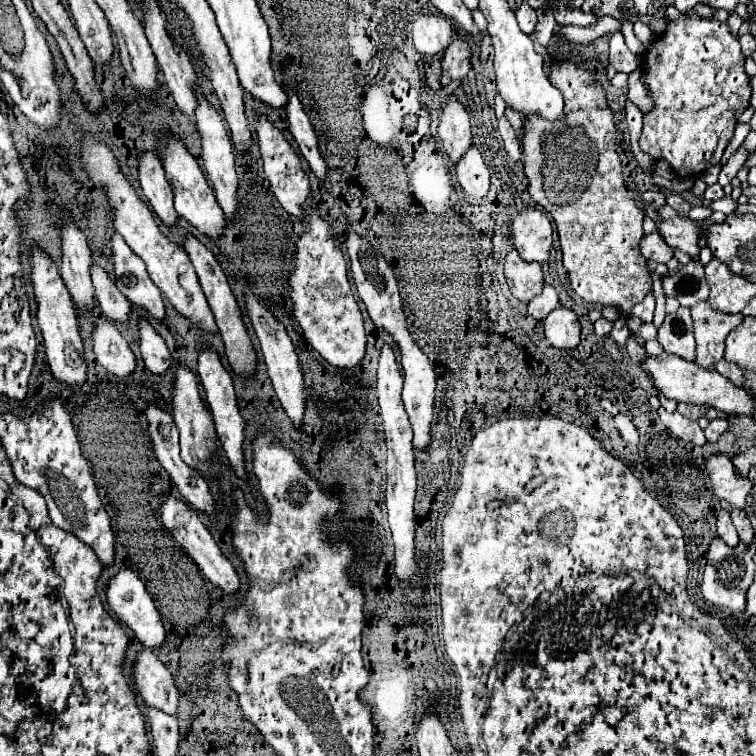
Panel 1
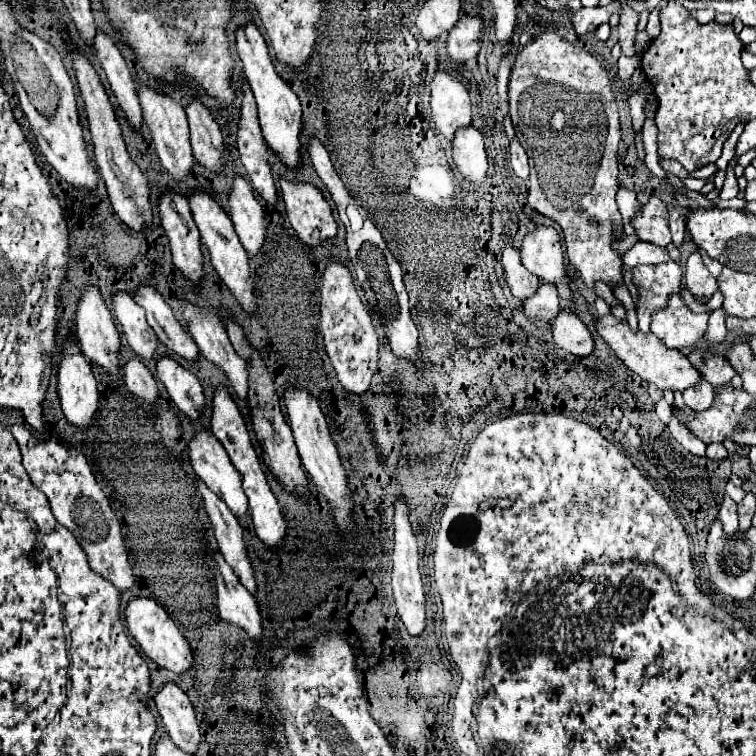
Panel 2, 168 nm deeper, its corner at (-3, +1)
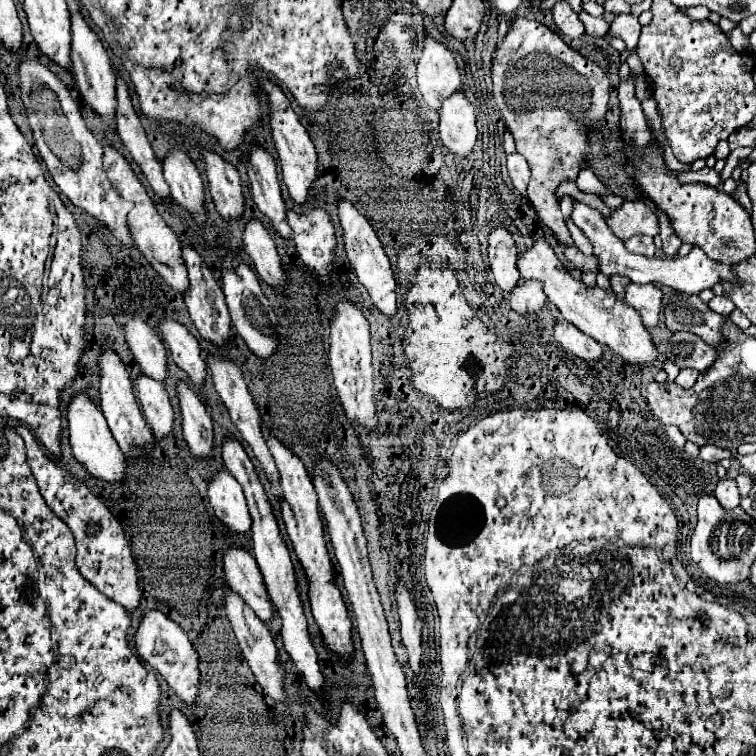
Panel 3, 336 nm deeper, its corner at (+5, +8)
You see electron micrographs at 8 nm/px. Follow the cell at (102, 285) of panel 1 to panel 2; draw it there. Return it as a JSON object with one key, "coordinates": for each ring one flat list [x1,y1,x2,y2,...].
{"coordinates":[[116,293,112,299,112,309,122,325,128,345,142,359,154,359,158,337,146,321,144,309,126,293]]}

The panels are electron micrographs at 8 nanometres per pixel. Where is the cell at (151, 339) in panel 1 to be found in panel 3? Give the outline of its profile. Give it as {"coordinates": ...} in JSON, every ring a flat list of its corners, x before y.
{"coordinates":[[180,380,176,386,180,412,182,412,182,434,194,456,206,458,212,454,212,420,206,412,206,404,188,382]]}

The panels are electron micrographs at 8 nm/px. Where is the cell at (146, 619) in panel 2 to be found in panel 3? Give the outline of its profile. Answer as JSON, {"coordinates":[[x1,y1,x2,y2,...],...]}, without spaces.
{"coordinates":[[150,610,144,614,144,618,140,620,140,626,134,634,134,644,138,654,160,672,160,676,168,682,168,686,186,702,192,704,196,700,196,692,198,692,198,680,200,680,200,672,198,672,198,654,194,650,194,646,190,644,188,636,182,632,182,628,172,622,168,616,164,616,160,610]]}

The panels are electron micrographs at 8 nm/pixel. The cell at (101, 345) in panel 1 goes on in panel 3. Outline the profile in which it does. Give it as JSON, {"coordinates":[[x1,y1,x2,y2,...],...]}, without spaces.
{"coordinates":[[138,374,138,378,134,380,134,388,138,394,142,414,150,428,154,430,154,434,158,438,168,436,174,422,174,410,162,382,152,380,146,374]]}

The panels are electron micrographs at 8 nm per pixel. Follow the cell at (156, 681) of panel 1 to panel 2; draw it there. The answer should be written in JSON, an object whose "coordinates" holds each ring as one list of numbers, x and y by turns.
{"coordinates":[[166,683,154,701,172,743,178,749,184,749,184,753,194,755,200,743,200,729,188,695,174,683]]}

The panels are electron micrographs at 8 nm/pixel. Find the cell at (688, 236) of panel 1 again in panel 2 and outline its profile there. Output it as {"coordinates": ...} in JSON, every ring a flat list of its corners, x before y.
{"coordinates":[[650,197,650,201,632,217,632,227,638,241,648,241,660,247,670,243,668,211,658,197]]}

